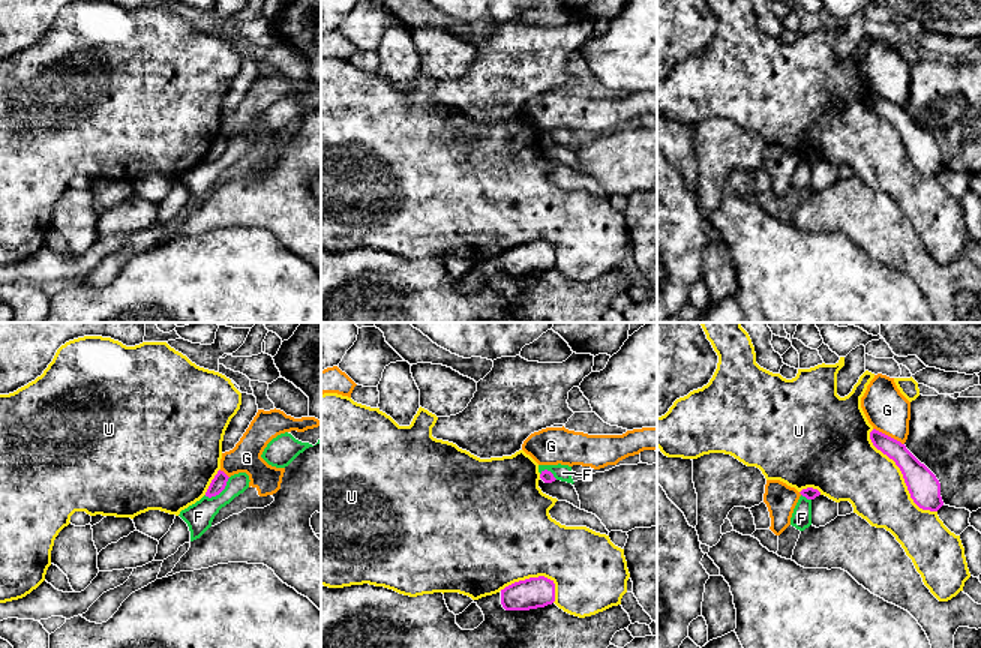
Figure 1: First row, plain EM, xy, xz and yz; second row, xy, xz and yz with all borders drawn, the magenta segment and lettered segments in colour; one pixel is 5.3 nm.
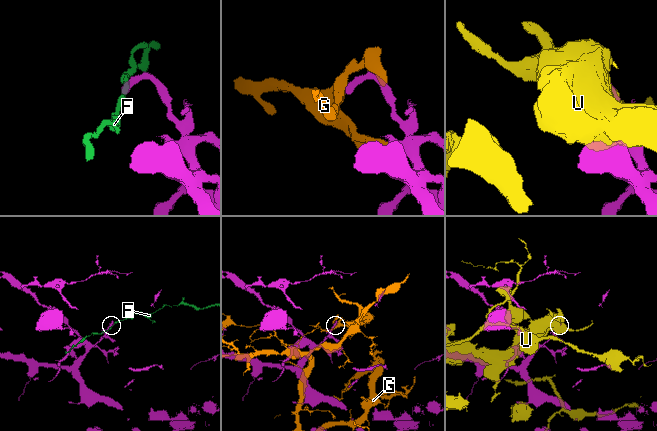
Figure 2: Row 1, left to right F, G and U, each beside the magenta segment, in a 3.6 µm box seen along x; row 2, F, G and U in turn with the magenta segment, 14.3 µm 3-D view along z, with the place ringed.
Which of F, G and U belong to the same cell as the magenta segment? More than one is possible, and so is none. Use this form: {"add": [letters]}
{"add": []}

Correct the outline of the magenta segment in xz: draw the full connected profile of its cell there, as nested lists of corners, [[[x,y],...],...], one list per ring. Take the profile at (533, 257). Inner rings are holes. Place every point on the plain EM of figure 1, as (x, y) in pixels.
[[[544,240],[519,244],[501,254],[501,268],[506,274],[530,274],[554,266],[555,248]]]

